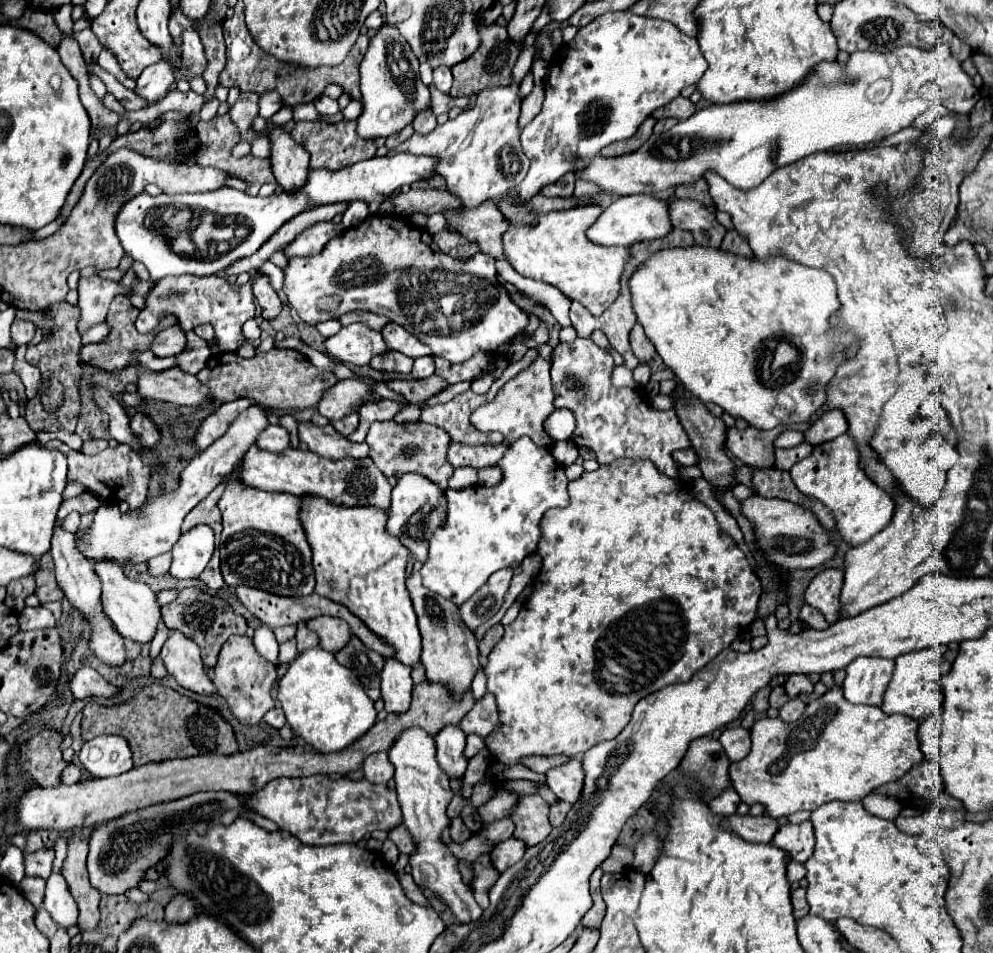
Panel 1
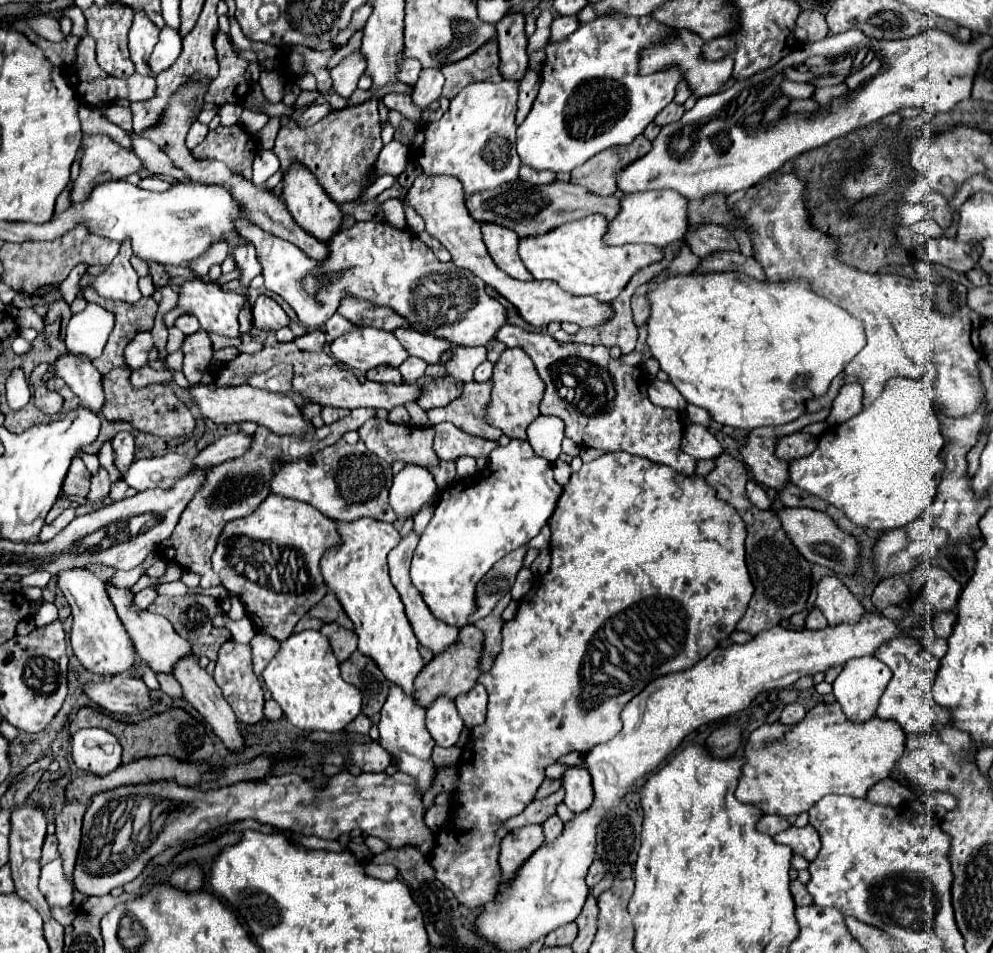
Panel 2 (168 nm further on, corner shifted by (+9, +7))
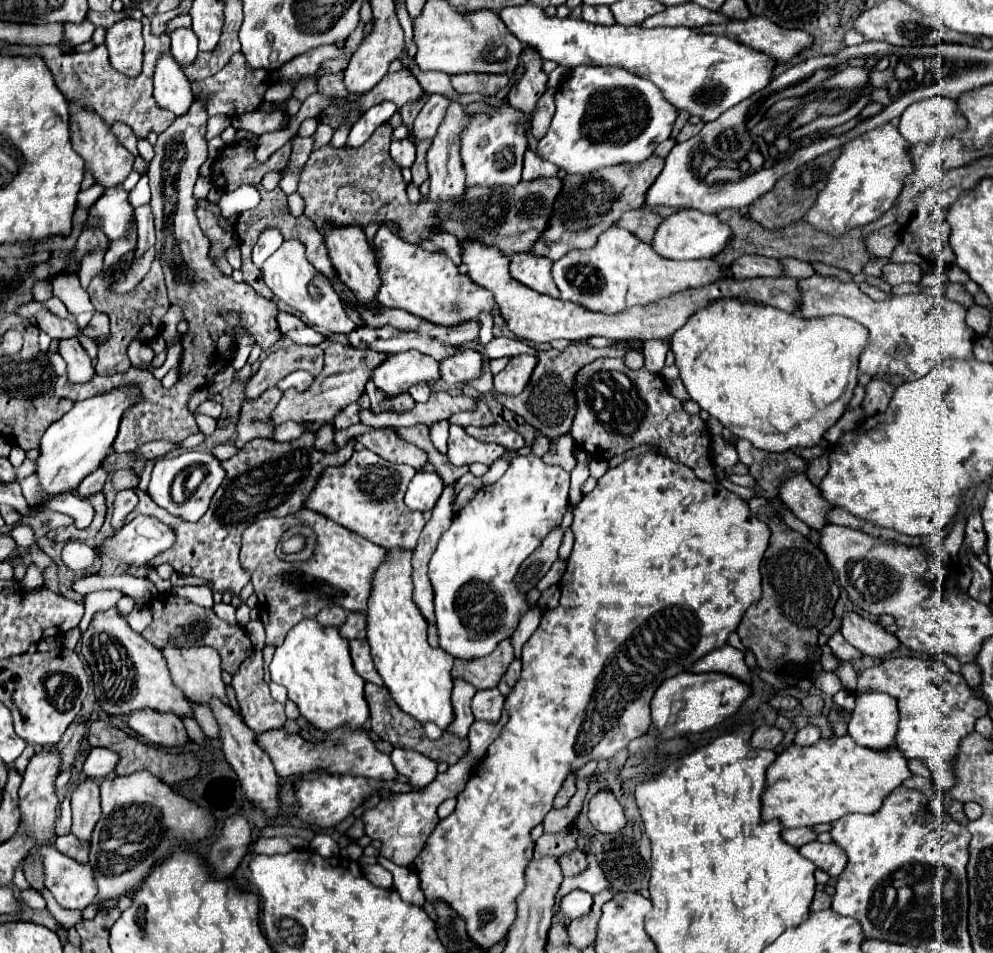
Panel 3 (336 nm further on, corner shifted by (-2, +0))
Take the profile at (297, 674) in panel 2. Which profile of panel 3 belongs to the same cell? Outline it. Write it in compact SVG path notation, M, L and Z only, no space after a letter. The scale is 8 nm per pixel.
M304 619L300 621L300 625L294 625L288 631L284 643L274 653L274 659L270 663L270 675L274 683L288 689L288 699L298 705L300 715L318 731L332 733L340 727L360 729L370 717L368 703L364 699L364 679L354 671L348 641L338 635L336 627L320 627L316 619Z

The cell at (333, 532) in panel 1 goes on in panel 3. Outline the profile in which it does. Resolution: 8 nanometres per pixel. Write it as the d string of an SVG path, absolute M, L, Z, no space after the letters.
M406 547L386 549L386 557L372 577L372 591L364 609L366 615L366 639L370 645L372 661L384 685L390 689L398 707L412 715L416 721L432 721L440 729L446 729L452 721L452 655L434 649L426 639L426 621L412 601L410 581L412 551Z

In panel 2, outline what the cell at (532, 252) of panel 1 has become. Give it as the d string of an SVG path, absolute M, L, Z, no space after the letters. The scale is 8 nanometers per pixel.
M587 216L585 220L563 224L561 228L555 228L545 236L521 238L519 254L535 280L551 280L573 296L595 296L599 300L615 300L621 290L629 284L635 272L649 264L661 262L665 252L663 248L651 244L611 246L603 242L605 232L605 216Z

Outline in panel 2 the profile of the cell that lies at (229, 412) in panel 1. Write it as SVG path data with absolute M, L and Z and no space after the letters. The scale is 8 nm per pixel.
M277 364L269 368L263 374L255 374L249 378L249 384L255 388L279 392L279 394L289 394L293 392L293 366L291 364Z

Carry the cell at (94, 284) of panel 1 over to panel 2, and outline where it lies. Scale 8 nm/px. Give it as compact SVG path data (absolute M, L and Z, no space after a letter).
M125 238L121 242L119 254L115 256L115 260L107 266L107 270L97 276L91 284L91 288L97 290L99 296L103 298L111 298L111 300L123 300L123 302L137 302L141 298L139 286L137 286L137 272L133 270L131 262L131 240Z

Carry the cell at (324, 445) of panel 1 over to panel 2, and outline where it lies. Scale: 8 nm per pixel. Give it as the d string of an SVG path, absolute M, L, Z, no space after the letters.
M249 384L243 386L231 386L231 388L219 388L219 386L191 386L189 394L193 396L193 402L199 406L201 414L215 424L239 424L239 422L255 422L257 426L265 426L275 434L289 434L289 436L299 436L301 432L307 432L311 422L307 422L301 416L299 406L291 396L269 392L269 390L259 390L251 388Z

